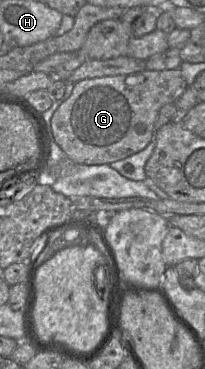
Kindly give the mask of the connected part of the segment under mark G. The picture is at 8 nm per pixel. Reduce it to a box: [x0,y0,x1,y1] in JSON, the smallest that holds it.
[50,69,188,165]

